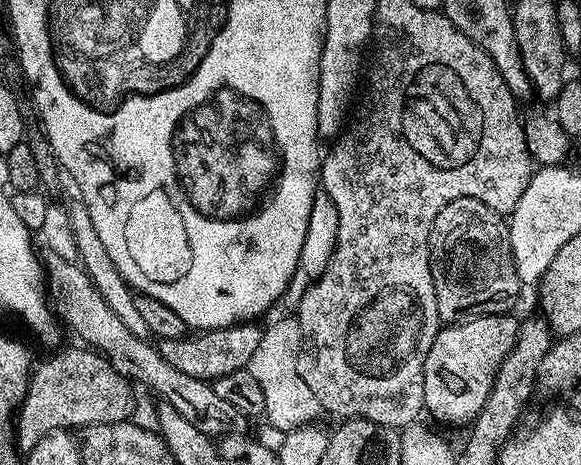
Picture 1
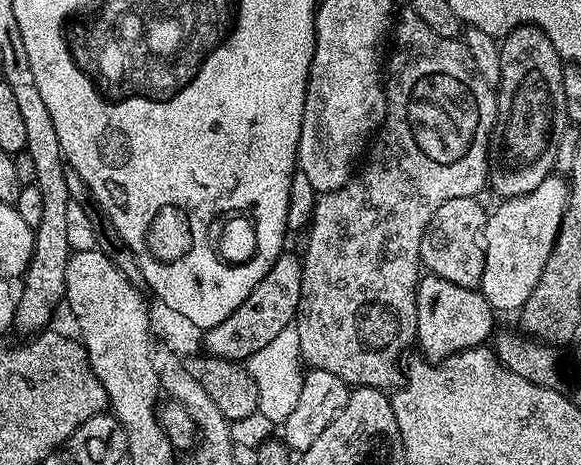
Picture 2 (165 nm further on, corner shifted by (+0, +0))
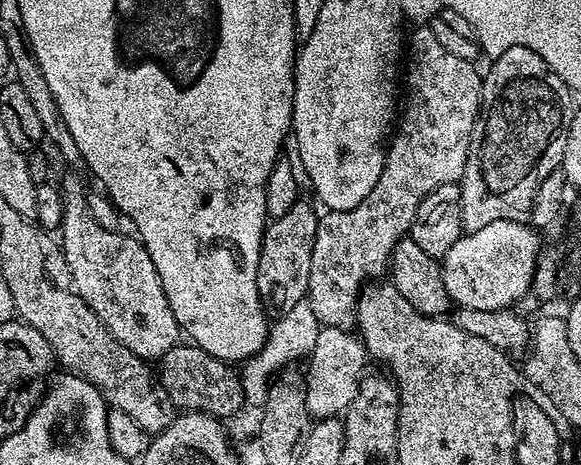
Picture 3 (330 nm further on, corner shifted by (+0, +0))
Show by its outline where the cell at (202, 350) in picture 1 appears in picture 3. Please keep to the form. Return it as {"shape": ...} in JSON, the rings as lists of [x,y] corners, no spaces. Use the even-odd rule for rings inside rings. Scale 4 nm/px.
{"shape":[[[297,200],[282,218],[271,221],[264,229],[264,241],[258,258],[258,290],[260,299],[265,301],[273,313],[279,314],[298,306],[306,299],[310,286],[310,258],[314,258],[314,238],[318,234],[320,216],[306,202]]]}

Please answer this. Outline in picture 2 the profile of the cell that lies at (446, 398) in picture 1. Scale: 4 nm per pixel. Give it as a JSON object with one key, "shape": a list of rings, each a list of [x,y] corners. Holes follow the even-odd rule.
{"shape":[[[424,274],[420,277],[416,291],[416,305],[416,344],[424,351],[421,353],[433,362],[445,360],[447,356],[453,356],[467,348],[487,345],[493,335],[492,327],[495,326],[497,317],[489,306],[488,299],[477,289],[454,286],[452,282],[446,282],[446,278]]]}

